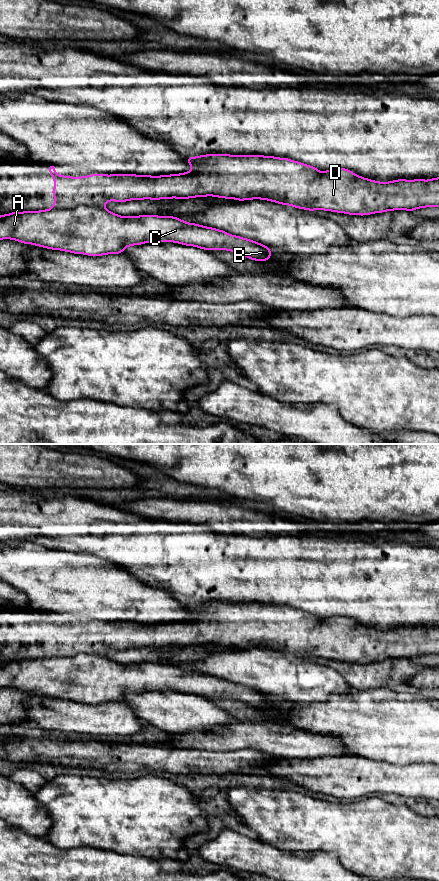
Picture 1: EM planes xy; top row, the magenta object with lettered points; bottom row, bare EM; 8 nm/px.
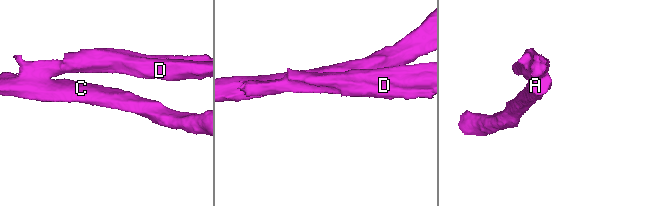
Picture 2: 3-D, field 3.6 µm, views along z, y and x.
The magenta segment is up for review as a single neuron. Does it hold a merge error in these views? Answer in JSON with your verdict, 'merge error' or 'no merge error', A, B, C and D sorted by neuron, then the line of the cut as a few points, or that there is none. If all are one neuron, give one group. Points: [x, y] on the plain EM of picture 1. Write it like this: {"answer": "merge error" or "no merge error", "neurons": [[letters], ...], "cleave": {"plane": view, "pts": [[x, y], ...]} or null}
{"answer": "merge error", "neurons": [["A", "B", "C"], ["D"]], "cleave": {"plane": "xy", "pts": [[103, 654], [77, 653], [70, 656], [52, 657]]}}

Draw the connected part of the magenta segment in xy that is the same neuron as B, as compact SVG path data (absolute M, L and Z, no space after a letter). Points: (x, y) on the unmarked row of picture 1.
M100 654L1 663L2 687L88 704L119 702L128 694L148 690L175 690L207 699L232 699L255 709L271 706L267 694L223 678L172 664L119 664Z

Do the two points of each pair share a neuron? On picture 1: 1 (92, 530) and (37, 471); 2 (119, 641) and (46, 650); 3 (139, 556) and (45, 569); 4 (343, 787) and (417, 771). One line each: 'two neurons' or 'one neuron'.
1: two neurons
2: one neuron
3: two neurons
4: one neuron

